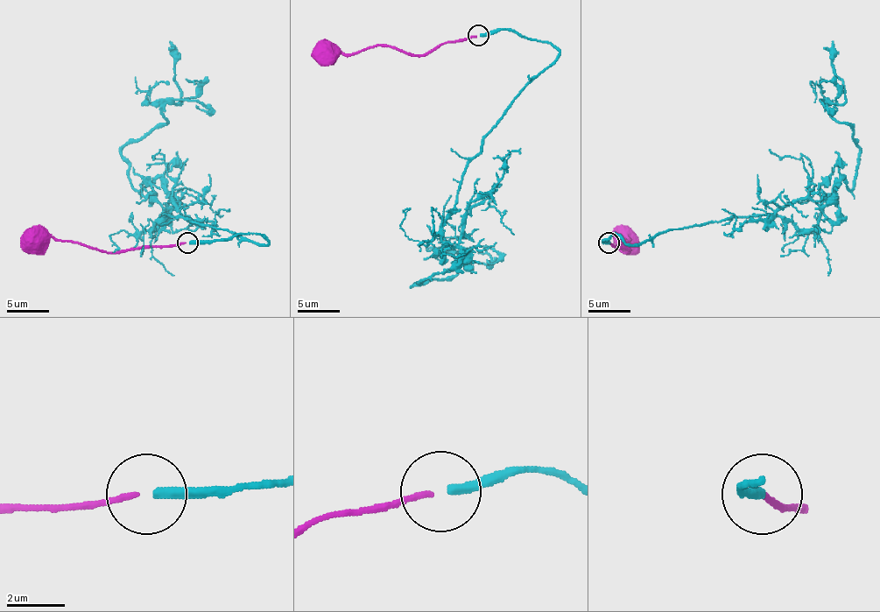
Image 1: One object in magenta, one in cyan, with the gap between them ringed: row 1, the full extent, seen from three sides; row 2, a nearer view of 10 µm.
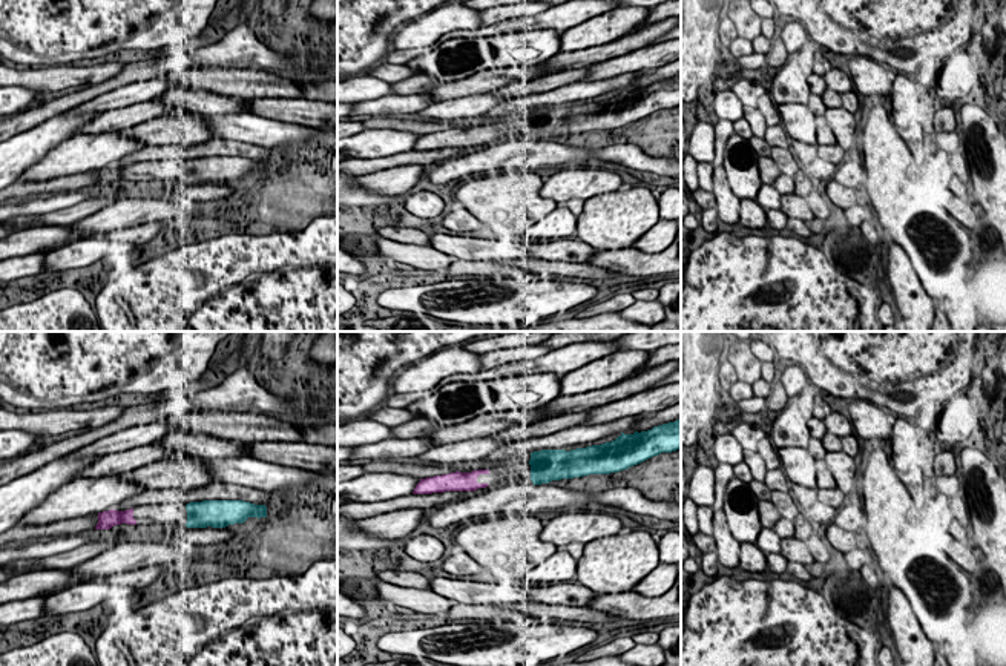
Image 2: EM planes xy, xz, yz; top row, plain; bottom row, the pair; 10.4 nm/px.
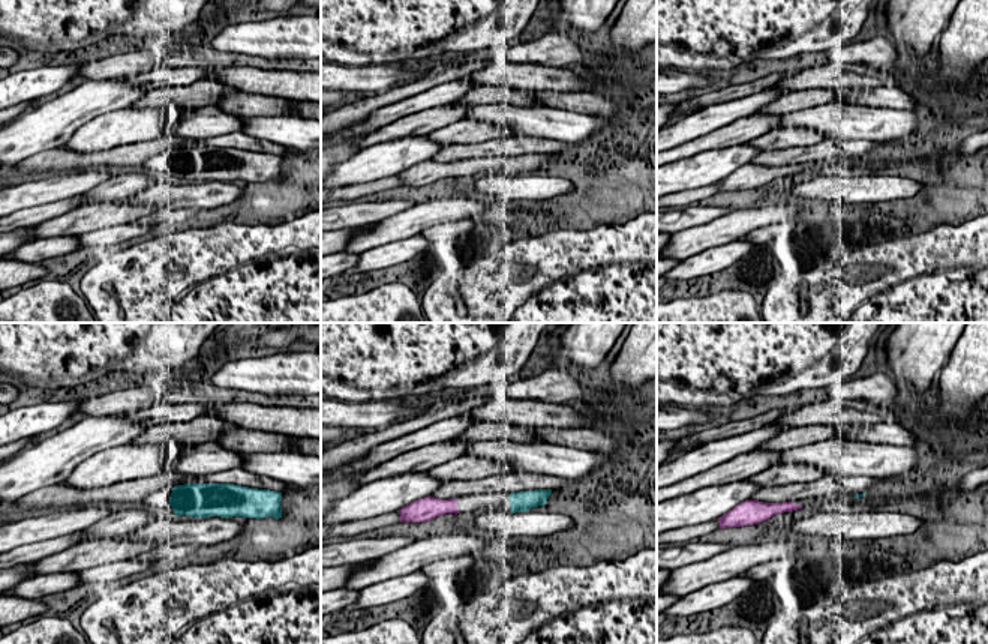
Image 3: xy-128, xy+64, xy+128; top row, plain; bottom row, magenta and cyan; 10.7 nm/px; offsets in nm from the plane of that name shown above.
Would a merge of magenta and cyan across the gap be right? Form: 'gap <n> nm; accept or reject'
gap 440 nm; accept

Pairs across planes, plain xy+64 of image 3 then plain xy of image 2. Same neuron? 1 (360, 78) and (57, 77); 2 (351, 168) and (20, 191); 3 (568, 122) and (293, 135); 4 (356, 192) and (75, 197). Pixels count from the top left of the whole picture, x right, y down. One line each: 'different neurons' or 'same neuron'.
1: same neuron
2: different neurons
3: same neuron
4: different neurons

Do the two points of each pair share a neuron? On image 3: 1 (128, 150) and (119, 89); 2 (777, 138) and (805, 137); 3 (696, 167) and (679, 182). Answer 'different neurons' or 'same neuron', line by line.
1: different neurons
2: same neuron
3: same neuron

